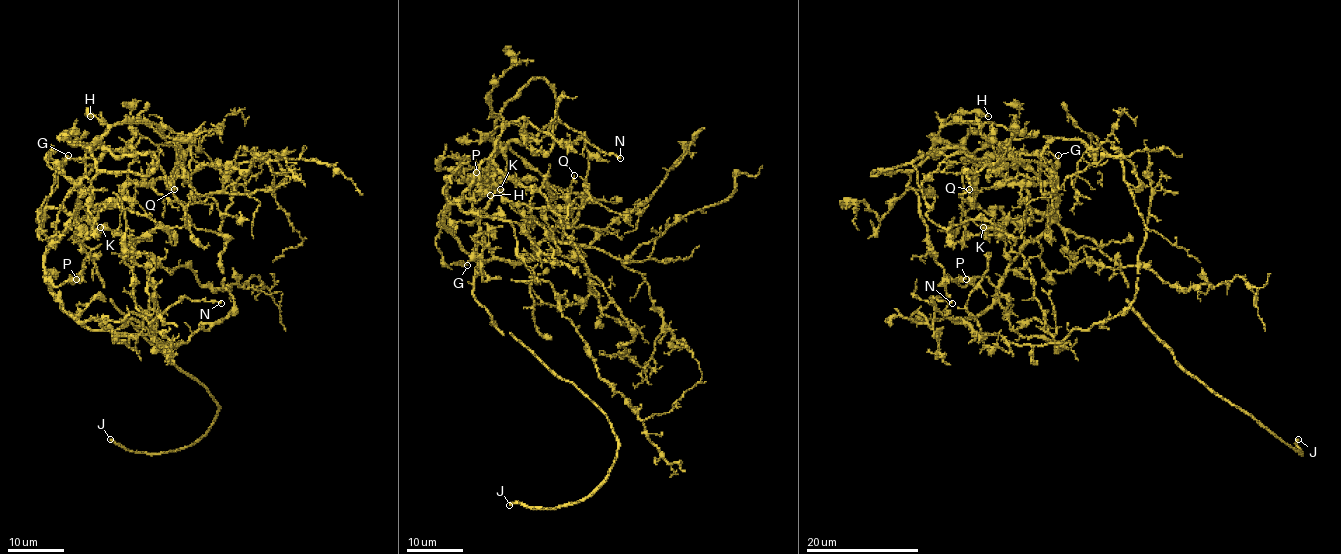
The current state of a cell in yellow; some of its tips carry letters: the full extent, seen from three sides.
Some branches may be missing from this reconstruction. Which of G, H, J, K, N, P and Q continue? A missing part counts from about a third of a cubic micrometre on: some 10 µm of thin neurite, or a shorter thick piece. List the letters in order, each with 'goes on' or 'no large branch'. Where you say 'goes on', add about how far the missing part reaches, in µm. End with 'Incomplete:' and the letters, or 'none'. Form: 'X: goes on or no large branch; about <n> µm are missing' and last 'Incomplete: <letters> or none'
G: no large branch
H: no large branch
J: goes on; about 30 µm are missing
K: no large branch
N: goes on; about 15 µm are missing
P: no large branch
Q: no large branch
Incomplete: J, N

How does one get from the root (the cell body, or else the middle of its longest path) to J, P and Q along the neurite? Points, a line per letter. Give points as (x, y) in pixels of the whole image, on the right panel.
J: (1005, 269), (1053, 223), (1088, 237), (1119, 266), (1127, 285), (1129, 306), (1188, 372), (1301, 453), (1298, 439)
P: (1005, 269), (1005, 278), (997, 286), (987, 278), (974, 278), (966, 286), (953, 280), (966, 279)
Q: (1005, 269), (1054, 221), (1056, 188), (1050, 182), (1035, 183), (1033, 178), (1016, 175), (990, 188), (969, 189)

